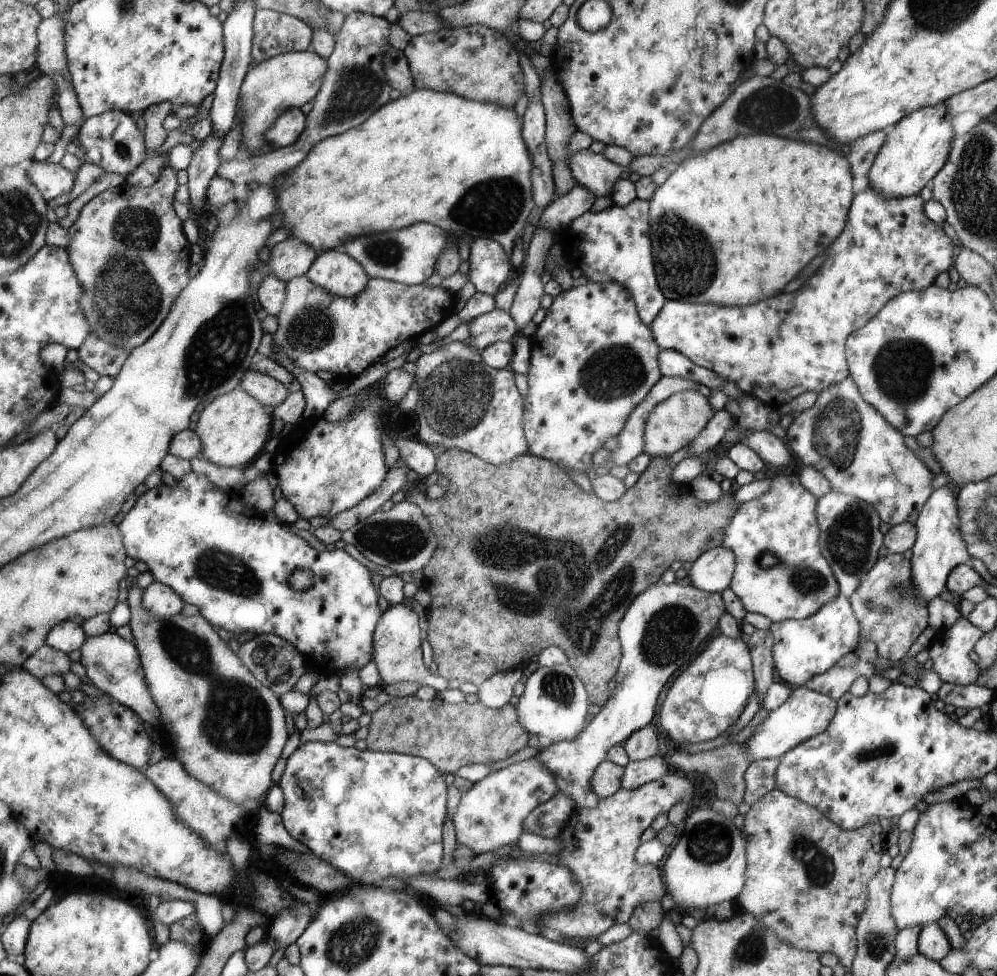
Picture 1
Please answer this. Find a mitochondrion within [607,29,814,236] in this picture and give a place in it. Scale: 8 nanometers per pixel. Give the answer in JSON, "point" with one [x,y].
{"point":[764,106]}

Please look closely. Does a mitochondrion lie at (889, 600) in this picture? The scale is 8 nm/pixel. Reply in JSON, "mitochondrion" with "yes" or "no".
{"mitochondrion":"yes"}

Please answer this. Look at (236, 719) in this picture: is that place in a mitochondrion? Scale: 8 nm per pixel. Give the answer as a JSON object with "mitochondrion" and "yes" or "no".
{"mitochondrion":"yes"}

